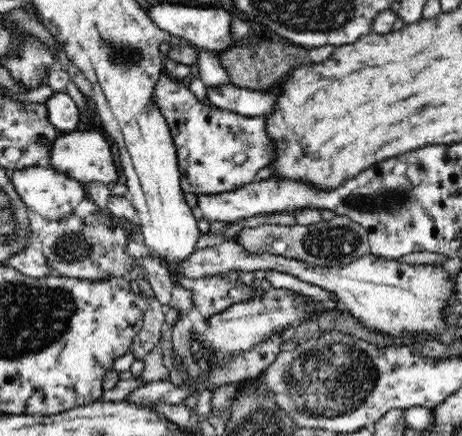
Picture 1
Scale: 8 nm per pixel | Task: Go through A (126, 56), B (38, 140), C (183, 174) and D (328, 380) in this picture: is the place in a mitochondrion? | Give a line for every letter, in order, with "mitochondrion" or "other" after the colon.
A: mitochondrion
B: mitochondrion
C: other
D: mitochondrion

